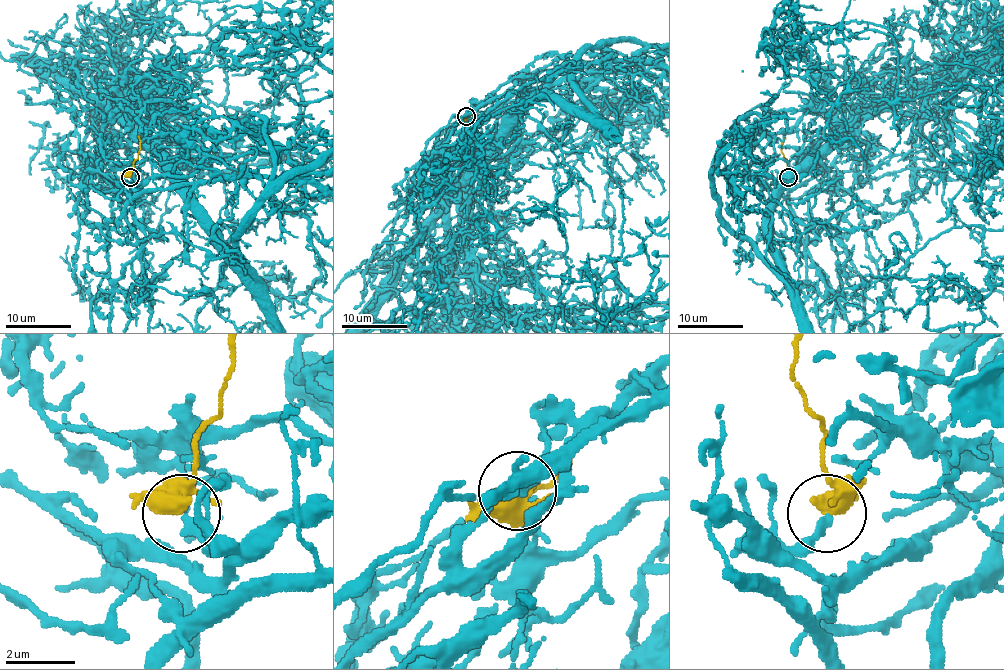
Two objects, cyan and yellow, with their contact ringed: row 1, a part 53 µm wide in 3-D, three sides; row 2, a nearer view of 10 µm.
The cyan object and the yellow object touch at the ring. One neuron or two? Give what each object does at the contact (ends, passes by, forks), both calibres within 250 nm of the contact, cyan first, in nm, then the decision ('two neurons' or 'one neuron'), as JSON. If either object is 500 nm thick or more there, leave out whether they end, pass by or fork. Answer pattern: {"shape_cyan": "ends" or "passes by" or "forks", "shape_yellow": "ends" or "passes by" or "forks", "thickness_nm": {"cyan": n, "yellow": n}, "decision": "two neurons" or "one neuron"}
{"shape_cyan": "passes by", "shape_yellow": "forks", "thickness_nm": {"cyan": 170, "yellow": 360}, "decision": "two neurons"}

